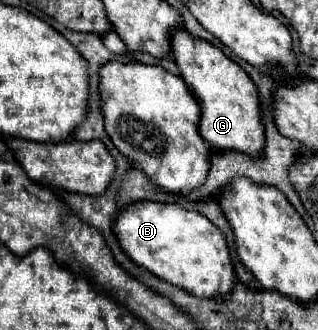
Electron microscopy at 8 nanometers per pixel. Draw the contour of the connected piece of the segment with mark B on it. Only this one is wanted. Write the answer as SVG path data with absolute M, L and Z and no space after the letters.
M136 204L136 208L120 210L120 214L114 222L114 232L120 240L120 246L128 252L128 256L134 262L148 268L152 274L160 276L162 280L168 280L170 284L176 284L178 288L192 292L194 296L226 300L230 296L230 292L234 290L234 284L238 282L224 234L220 232L218 226L214 226L200 212L186 210L178 204Z

